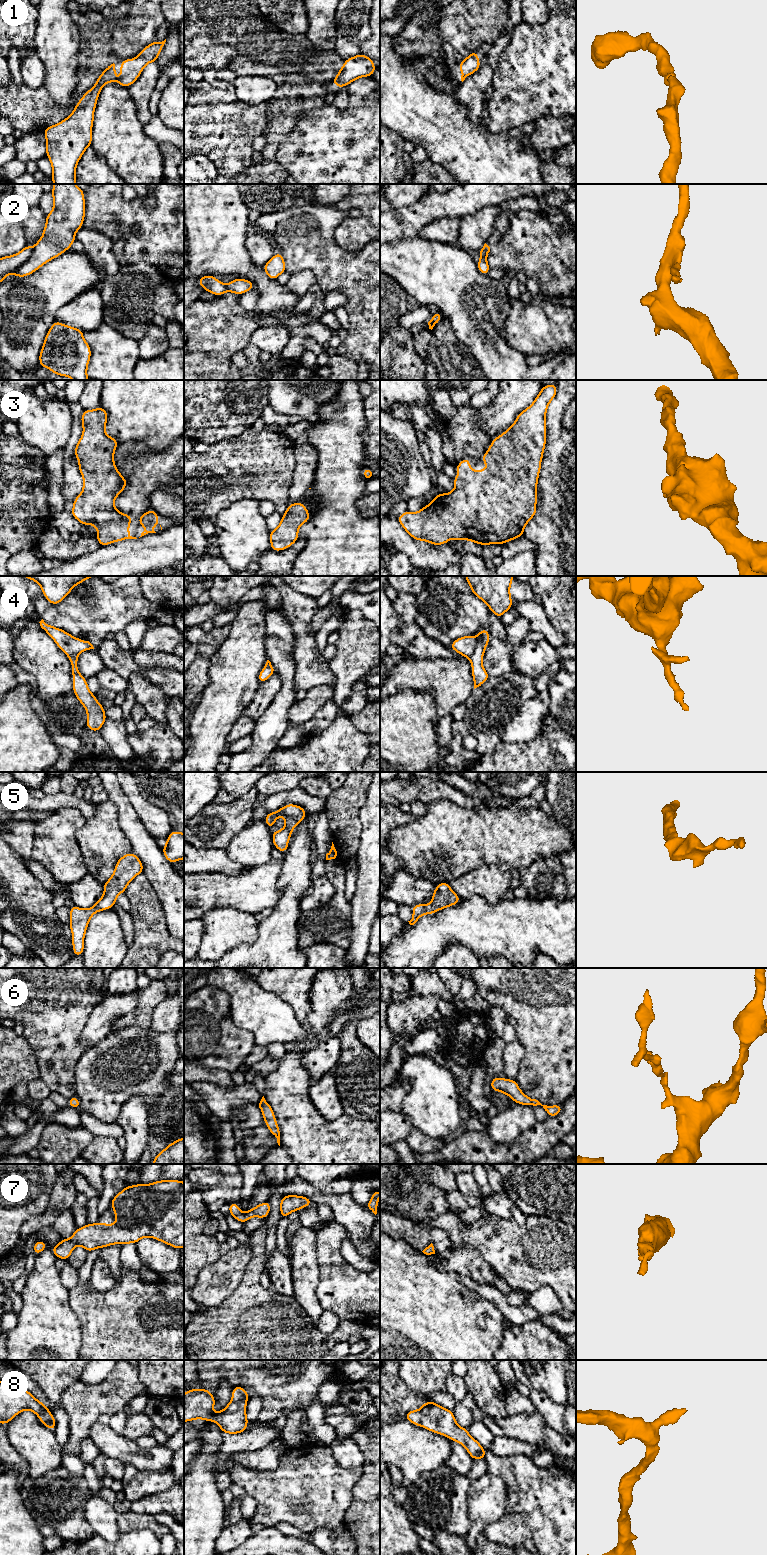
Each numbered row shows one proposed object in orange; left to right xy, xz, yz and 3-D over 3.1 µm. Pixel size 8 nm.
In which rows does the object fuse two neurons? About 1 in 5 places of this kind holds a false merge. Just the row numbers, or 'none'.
2, 4

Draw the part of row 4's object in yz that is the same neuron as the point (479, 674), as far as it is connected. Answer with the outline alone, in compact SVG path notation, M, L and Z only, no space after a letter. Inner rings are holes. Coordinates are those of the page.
M480 629L479 635L476 638L476 647L472 656L469 658L472 666L472 677L474 682L474 689L481 686L489 679L489 674L483 667L483 655L489 643L490 633L487 629Z

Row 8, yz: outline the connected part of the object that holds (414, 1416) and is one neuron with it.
M433 1401L422 1403L419 1410L408 1411L404 1417L415 1426L446 1436L467 1449L472 1460L484 1459L485 1449L469 1435L467 1428L460 1427L455 1421L452 1410L448 1410Z

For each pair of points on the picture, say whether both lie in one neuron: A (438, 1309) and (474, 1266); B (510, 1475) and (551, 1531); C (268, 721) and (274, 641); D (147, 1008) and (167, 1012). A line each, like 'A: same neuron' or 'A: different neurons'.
A: different neurons
B: same neuron
C: same neuron
D: different neurons

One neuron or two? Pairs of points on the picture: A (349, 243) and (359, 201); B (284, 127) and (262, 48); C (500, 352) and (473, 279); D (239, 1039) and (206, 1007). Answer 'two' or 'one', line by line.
A: one
B: one
C: one
D: one

